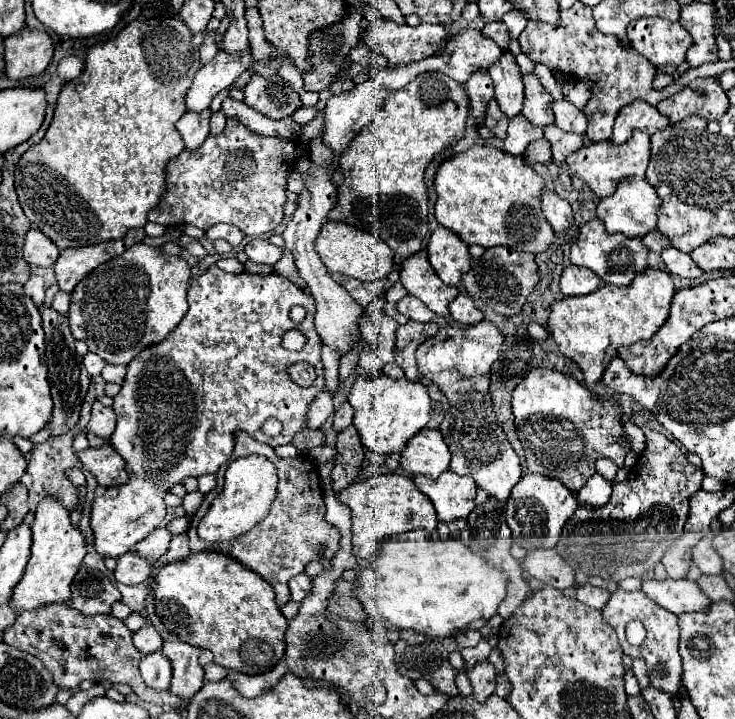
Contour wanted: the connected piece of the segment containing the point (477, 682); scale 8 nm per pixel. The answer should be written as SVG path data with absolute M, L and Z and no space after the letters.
M481 662L475 668L467 670L469 682L473 686L473 698L477 702L485 702L493 692L495 692L495 682L497 682L497 674L493 664L489 662Z

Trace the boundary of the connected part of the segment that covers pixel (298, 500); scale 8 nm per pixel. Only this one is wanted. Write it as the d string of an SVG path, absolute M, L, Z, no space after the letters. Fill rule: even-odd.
M239 432L231 460L249 456L253 452L269 458L279 470L279 488L277 488L277 498L273 502L271 514L263 522L259 522L253 530L249 530L249 534L243 534L241 538L235 538L233 542L221 542L217 546L209 546L209 542L201 542L201 538L197 536L197 524L201 520L201 516L205 514L205 506L203 506L199 510L199 514L191 520L191 526L187 532L189 548L191 548L191 552L219 552L219 554L225 554L225 556L241 562L243 566L247 566L249 570L253 570L255 574L259 574L265 582L269 582L273 586L275 596L277 596L275 598L277 606L283 606L285 602L289 602L287 582L293 576L301 574L311 560L321 558L321 554L317 552L319 544L325 544L325 548L329 548L329 558L333 560L333 556L339 550L341 532L325 520L323 488L319 482L317 466L309 456L279 458L271 446L249 438L245 432Z

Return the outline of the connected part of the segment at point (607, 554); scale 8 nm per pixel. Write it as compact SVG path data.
M645 428L645 436L647 436L647 448L633 464L629 472L629 480L613 484L613 494L609 502L599 508L579 506L565 524L565 530L555 550L577 572L585 572L587 576L599 576L617 582L629 576L645 576L663 558L663 552L673 544L673 540L677 540L683 534L683 526L689 516L689 498L701 490L701 482L705 474L703 470L693 466L679 450L679 446L665 434L653 428Z

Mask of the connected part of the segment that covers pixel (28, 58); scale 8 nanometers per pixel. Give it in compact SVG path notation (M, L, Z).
M23 28L5 38L5 74L25 80L41 74L53 58L53 42L45 30Z

